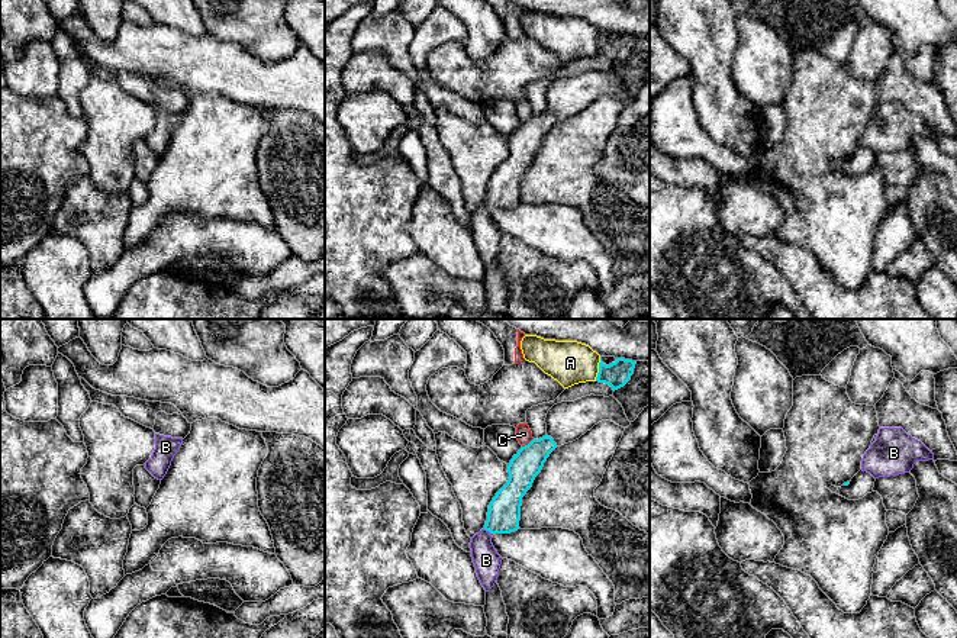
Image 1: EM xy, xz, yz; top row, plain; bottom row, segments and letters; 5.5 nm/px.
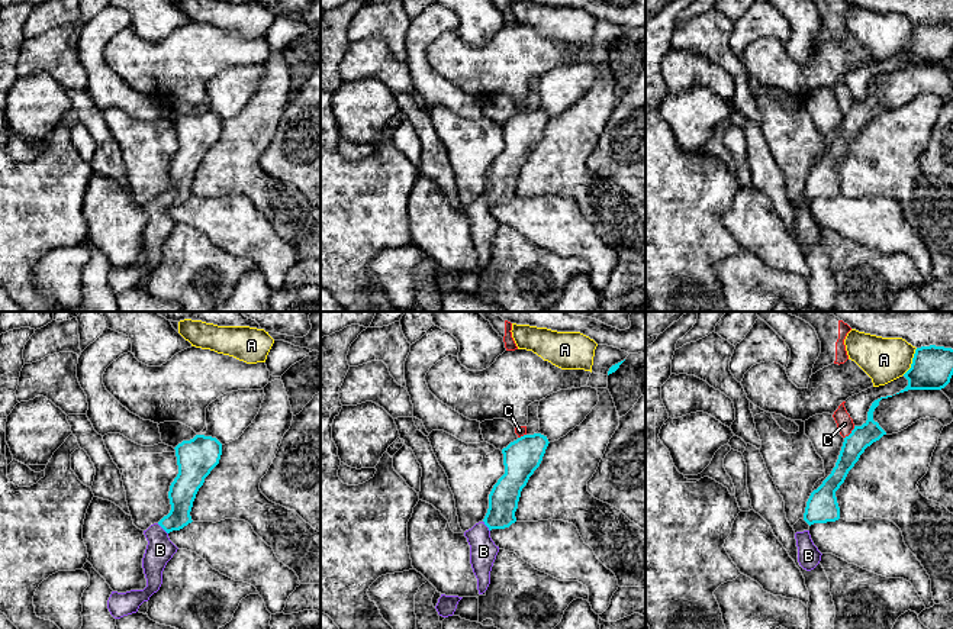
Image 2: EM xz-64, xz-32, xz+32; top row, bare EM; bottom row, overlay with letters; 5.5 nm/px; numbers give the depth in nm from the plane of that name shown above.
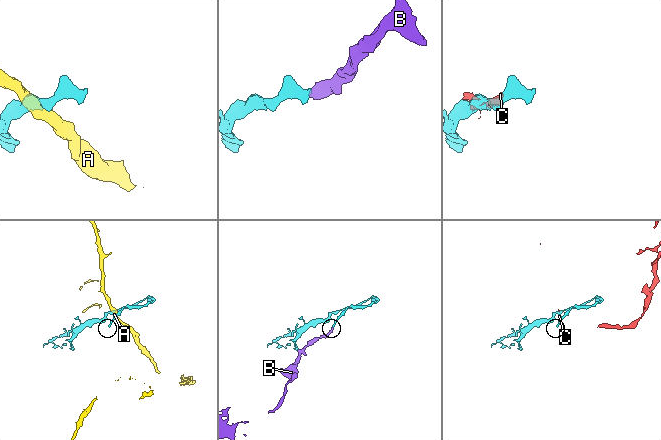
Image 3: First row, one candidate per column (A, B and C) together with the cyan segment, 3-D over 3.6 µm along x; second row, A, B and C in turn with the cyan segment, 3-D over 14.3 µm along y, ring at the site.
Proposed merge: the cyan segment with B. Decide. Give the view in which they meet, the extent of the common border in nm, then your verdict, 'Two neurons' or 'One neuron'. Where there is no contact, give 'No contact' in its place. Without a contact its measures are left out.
Touches cyan in xz. Shared border 50 nm. One neuron

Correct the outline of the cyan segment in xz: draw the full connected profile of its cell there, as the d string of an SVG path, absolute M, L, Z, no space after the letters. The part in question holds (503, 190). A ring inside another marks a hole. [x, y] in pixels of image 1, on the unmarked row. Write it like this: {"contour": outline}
{"contour": "M545 110L532 115L513 130L508 141L508 158L490 177L484 203L471 213L473 238L486 267L494 261L503 235L492 219L492 210L519 204L522 173L532 162L535 152L555 123L554 115Z"}

